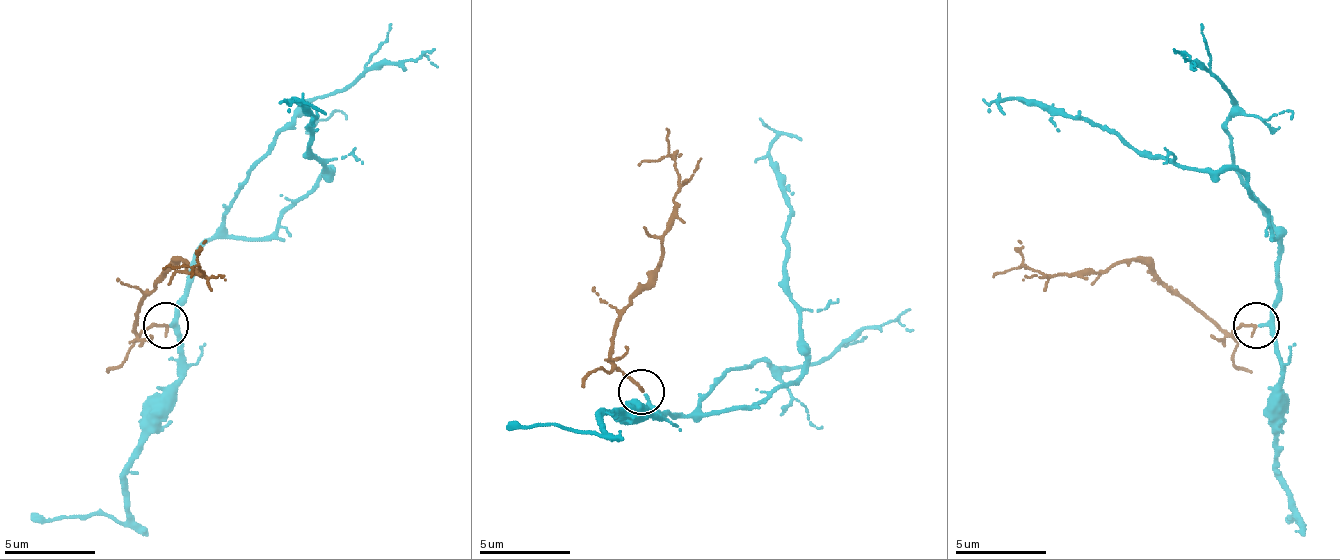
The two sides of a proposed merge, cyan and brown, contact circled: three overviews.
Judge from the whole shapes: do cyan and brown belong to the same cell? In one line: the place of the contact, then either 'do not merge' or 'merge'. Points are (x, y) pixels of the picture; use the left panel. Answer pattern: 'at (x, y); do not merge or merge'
at (165, 325); merge

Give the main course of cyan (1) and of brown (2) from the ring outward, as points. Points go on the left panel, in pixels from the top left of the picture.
1: (167, 326), (189, 262), (212, 240), (263, 240), (327, 171), (308, 153), (313, 121), (295, 98), (327, 116)
2: (167, 326), (135, 331), (139, 304), (180, 262), (203, 276), (194, 267), (162, 267)

